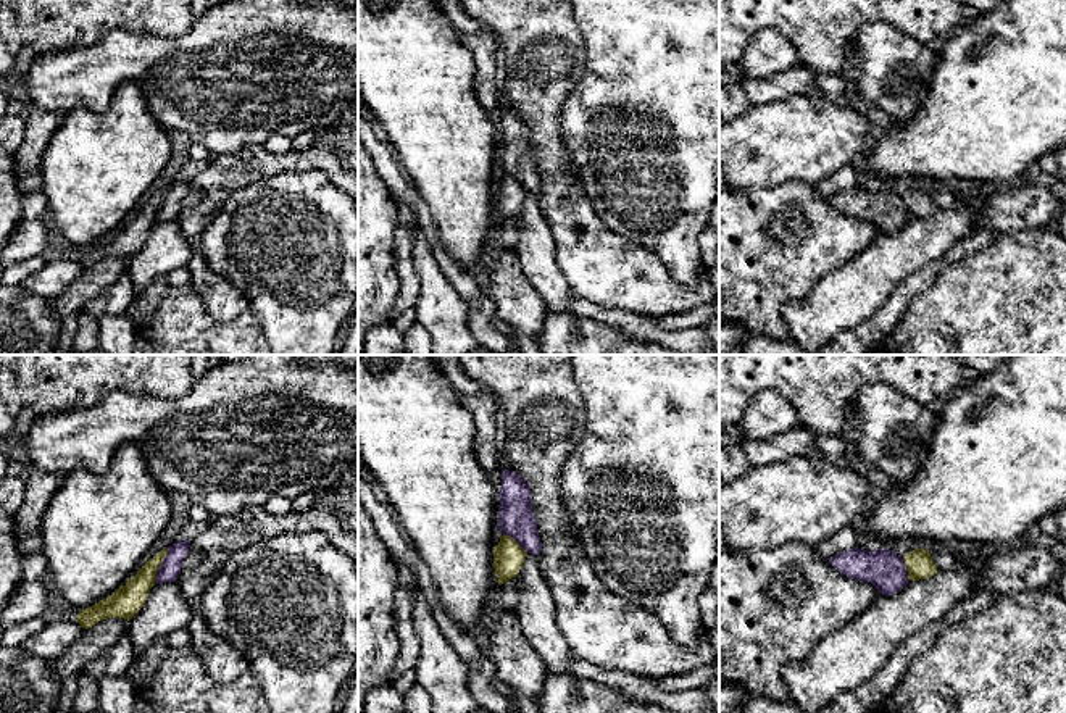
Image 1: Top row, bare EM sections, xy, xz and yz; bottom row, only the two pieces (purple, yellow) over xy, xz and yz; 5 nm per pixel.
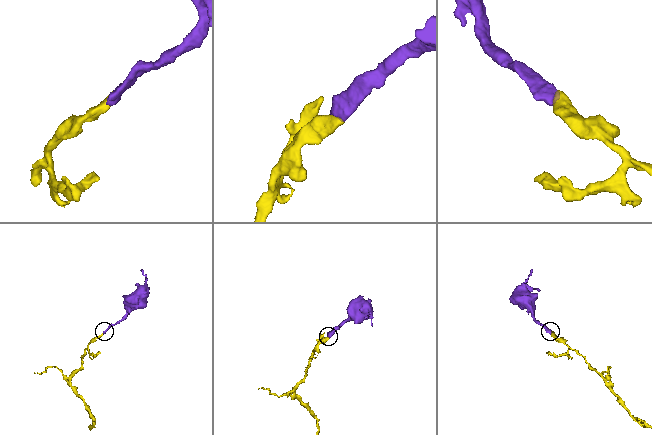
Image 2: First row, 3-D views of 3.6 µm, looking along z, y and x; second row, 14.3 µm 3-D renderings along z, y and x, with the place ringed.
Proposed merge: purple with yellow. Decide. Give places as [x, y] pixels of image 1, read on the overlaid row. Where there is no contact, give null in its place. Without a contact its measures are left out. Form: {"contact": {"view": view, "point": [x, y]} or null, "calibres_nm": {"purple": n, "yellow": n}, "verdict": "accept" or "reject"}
{"contact": {"view": "xy", "point": [160, 567]}, "calibres_nm": {"purple": 110, "yellow": 160}, "verdict": "reject"}

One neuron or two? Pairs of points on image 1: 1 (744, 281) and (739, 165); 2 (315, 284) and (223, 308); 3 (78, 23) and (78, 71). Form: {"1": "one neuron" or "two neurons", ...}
{"1": "two neurons", "2": "two neurons", "3": "two neurons"}

